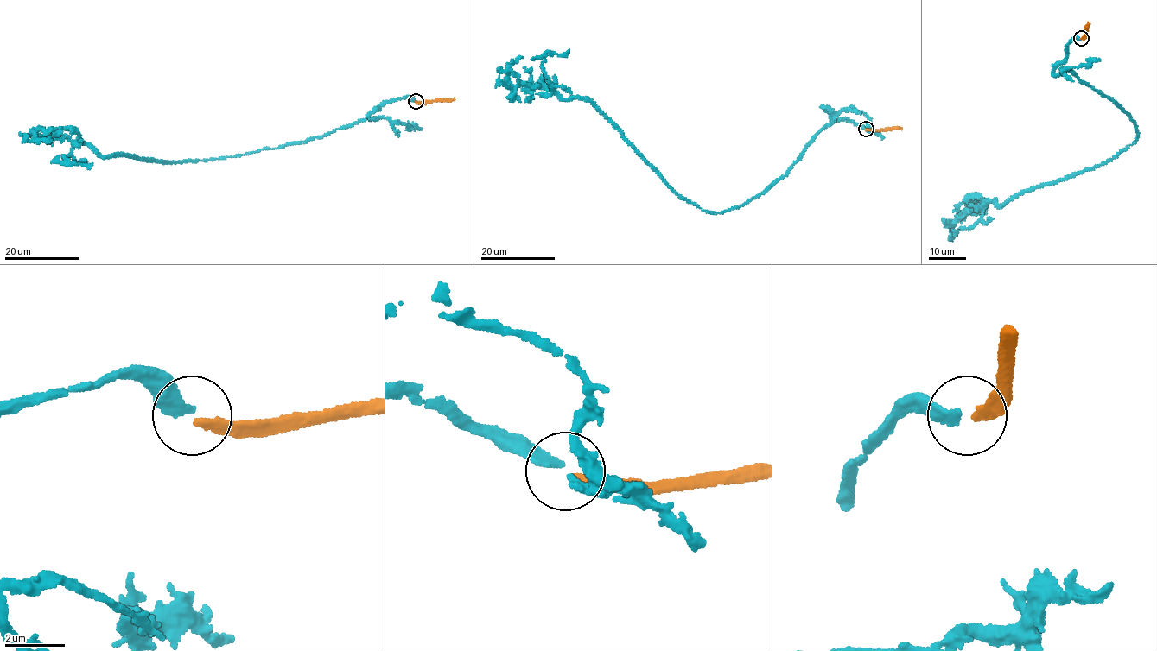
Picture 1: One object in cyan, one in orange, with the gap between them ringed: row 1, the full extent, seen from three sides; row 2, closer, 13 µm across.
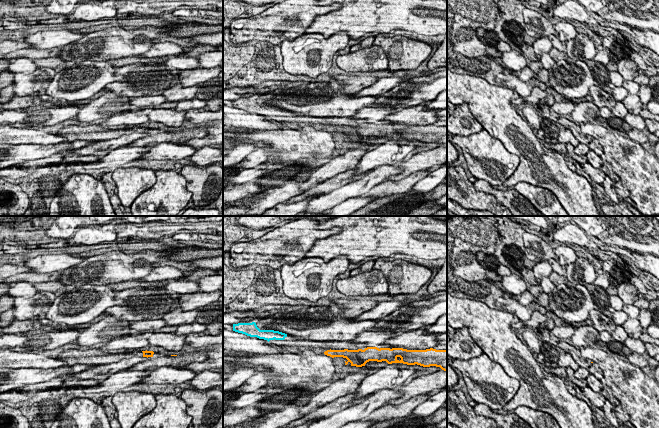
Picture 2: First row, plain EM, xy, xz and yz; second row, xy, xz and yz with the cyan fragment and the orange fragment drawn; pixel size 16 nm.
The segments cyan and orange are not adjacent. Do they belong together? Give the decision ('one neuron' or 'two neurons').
one neuron

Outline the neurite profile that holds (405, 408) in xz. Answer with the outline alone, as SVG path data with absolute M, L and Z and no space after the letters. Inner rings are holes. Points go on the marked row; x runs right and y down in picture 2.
M427 394L417 395L398 405L384 405L374 410L364 420L375 421L377 423L389 421L395 418L406 417L421 403L424 403L430 396Z

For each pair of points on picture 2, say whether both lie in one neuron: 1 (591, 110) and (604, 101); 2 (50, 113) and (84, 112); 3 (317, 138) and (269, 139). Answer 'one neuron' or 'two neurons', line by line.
1: two neurons
2: two neurons
3: one neuron

